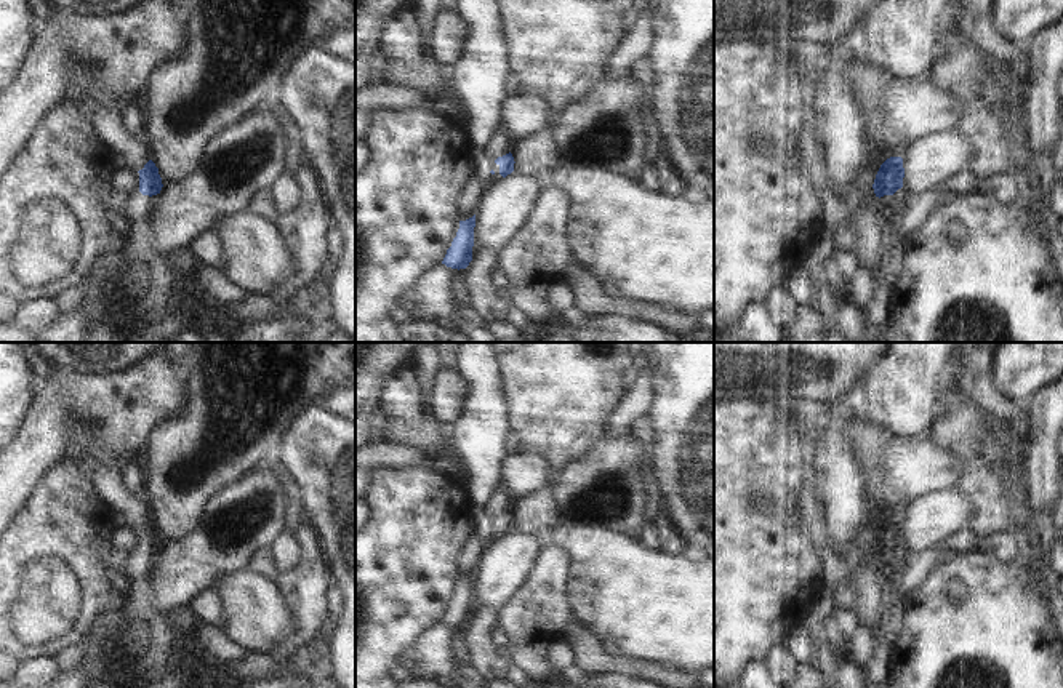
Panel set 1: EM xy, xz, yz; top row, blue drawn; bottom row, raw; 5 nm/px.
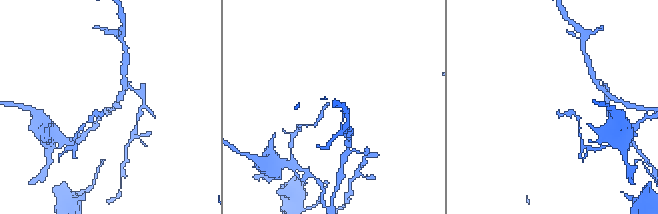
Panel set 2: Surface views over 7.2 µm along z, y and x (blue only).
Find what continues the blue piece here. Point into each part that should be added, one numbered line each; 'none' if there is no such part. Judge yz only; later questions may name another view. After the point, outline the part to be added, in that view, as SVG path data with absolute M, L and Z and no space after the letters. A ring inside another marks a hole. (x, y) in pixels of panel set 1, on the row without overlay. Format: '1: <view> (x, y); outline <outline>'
none

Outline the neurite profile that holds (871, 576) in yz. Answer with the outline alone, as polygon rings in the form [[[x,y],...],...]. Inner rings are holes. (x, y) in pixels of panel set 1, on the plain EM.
[[[874,547],[866,550],[866,560],[856,571],[856,619],[861,629],[874,630],[884,616],[884,590],[889,578],[887,570],[879,562]]]

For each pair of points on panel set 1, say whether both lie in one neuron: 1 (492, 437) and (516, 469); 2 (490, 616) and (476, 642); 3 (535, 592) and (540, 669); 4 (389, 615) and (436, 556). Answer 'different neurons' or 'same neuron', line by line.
1: different neurons
2: same neuron
3: same neuron
4: same neuron

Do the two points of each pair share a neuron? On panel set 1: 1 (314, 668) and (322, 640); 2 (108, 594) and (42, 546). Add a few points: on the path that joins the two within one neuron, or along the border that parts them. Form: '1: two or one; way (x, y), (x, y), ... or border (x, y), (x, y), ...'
1: one; way (314, 661), (319, 647)
2: one; way (96, 576), (66, 546), (60, 546)

